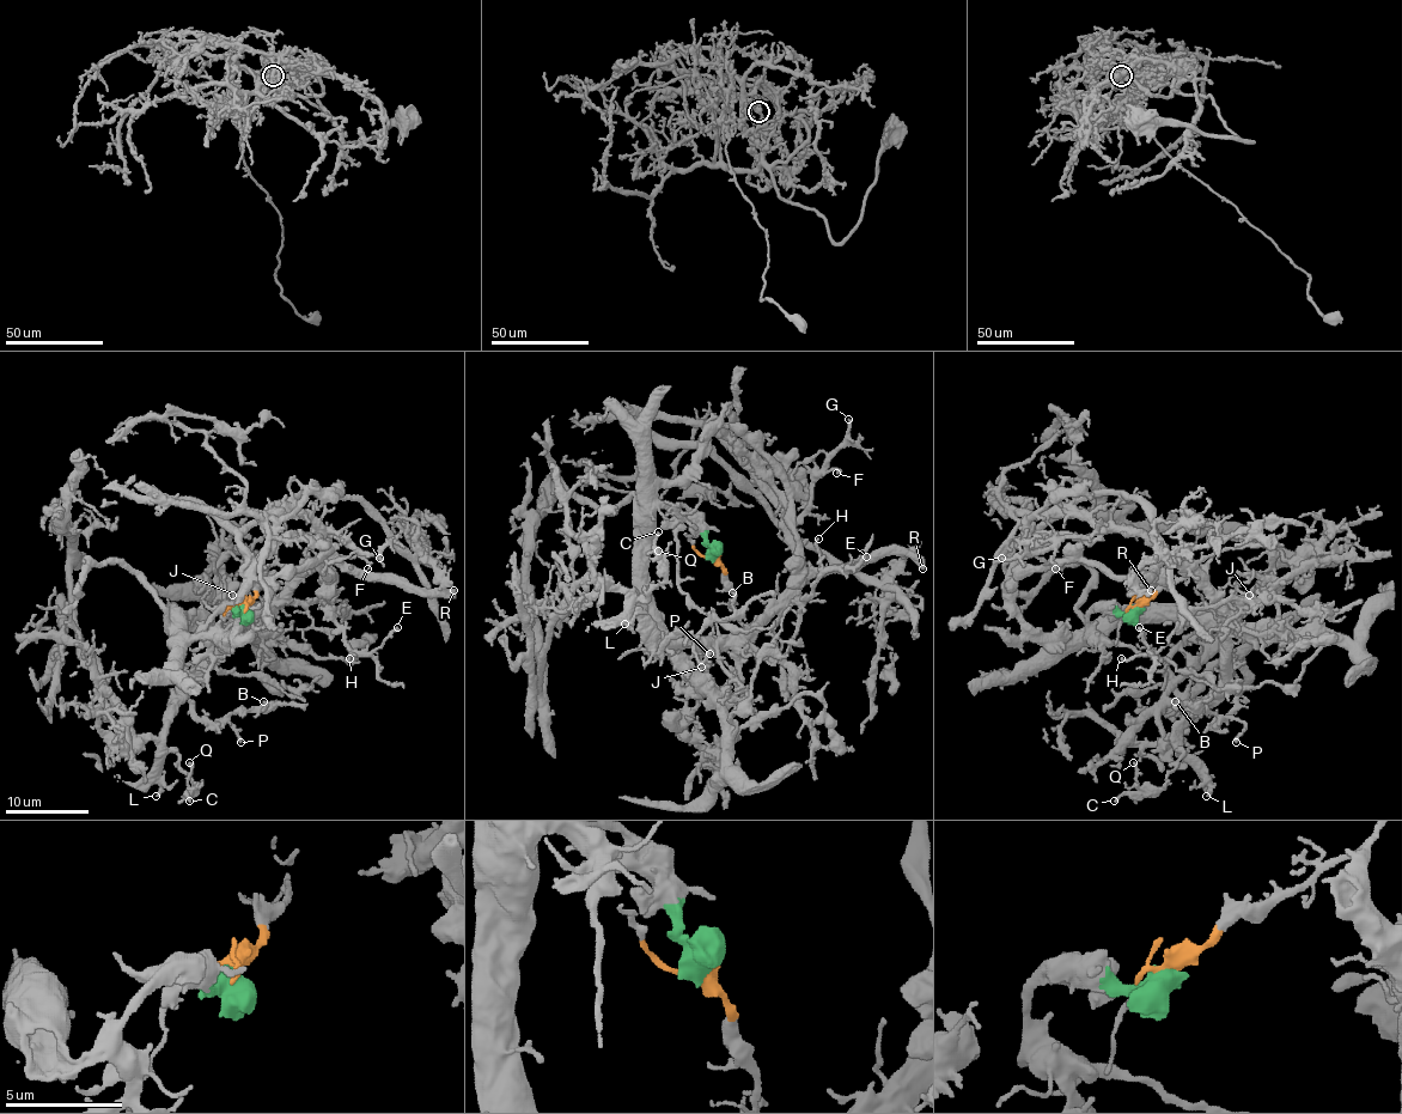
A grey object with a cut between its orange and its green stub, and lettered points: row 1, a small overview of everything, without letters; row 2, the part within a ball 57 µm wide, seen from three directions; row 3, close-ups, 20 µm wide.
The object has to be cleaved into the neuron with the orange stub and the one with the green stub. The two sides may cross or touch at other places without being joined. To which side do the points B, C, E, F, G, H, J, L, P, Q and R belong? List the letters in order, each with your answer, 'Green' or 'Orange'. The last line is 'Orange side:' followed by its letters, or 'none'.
B: Orange
C: Orange
E: Orange
F: Orange
G: Orange
H: Orange
J: Orange
L: Orange
P: Orange
Q: Orange
R: Orange
Orange side: B, C, E, F, G, H, J, L, P, Q, R

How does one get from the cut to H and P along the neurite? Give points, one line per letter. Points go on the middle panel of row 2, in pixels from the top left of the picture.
H: (713, 554), (732, 609), (755, 626), (747, 640), (782, 655), (821, 576), (818, 537)
P: (713, 554), (732, 609), (755, 628), (715, 643), (654, 649), (659, 653), (682, 634), (699, 662), (709, 653)

